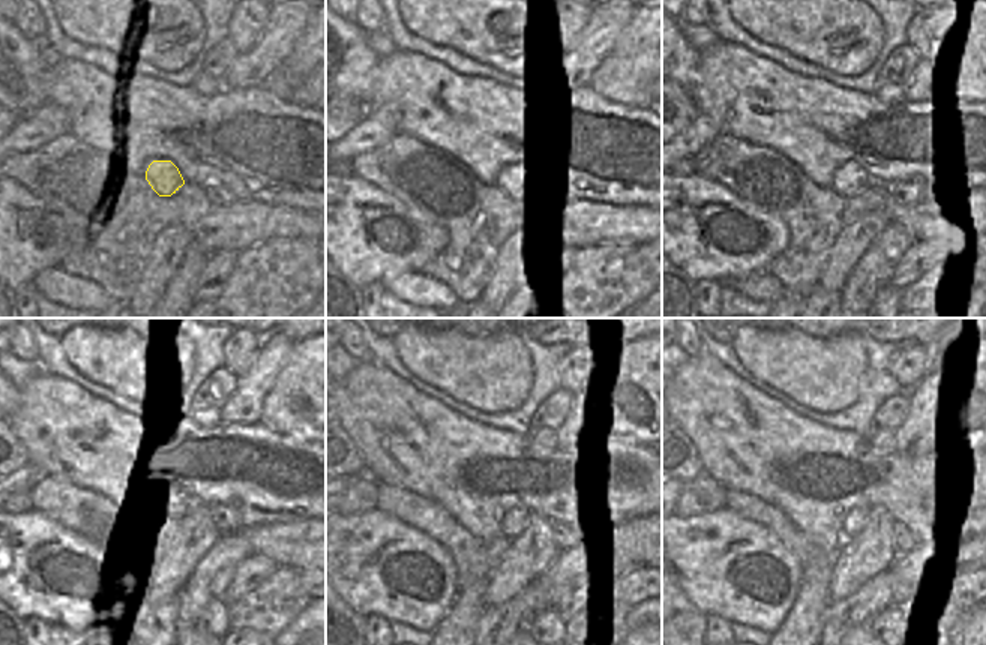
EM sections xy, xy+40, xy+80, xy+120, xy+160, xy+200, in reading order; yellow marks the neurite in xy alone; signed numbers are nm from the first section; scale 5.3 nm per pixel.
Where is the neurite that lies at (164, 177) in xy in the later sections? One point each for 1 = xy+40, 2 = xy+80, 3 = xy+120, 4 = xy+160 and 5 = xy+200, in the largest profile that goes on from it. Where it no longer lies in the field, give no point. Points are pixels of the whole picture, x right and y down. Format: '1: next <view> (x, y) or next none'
1: next xy+40 (499, 183)
2: next xy+80 (838, 186)
3: next xy+120 (177, 516)
4: next xy+160 (515, 521)
5: next xy+200 (854, 521)

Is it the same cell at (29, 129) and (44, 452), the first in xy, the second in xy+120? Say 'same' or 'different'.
different

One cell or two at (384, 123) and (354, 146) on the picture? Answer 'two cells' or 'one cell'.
one cell

